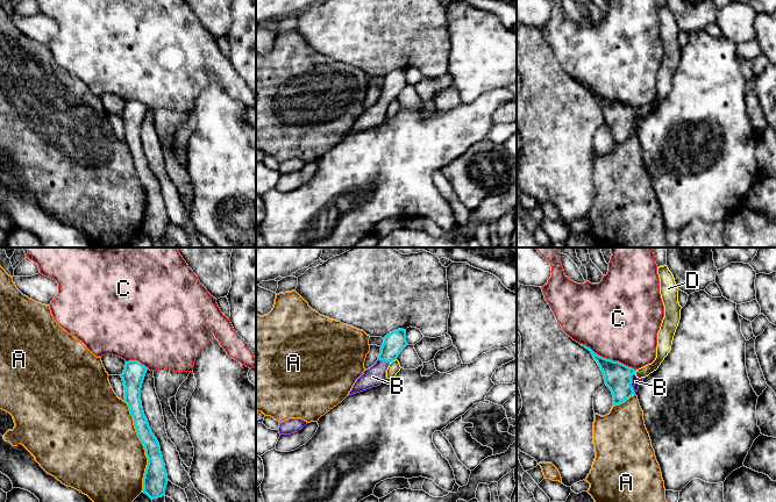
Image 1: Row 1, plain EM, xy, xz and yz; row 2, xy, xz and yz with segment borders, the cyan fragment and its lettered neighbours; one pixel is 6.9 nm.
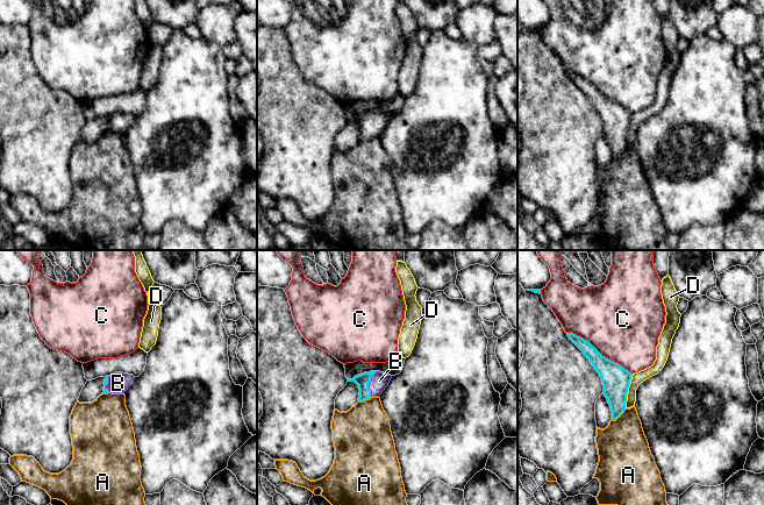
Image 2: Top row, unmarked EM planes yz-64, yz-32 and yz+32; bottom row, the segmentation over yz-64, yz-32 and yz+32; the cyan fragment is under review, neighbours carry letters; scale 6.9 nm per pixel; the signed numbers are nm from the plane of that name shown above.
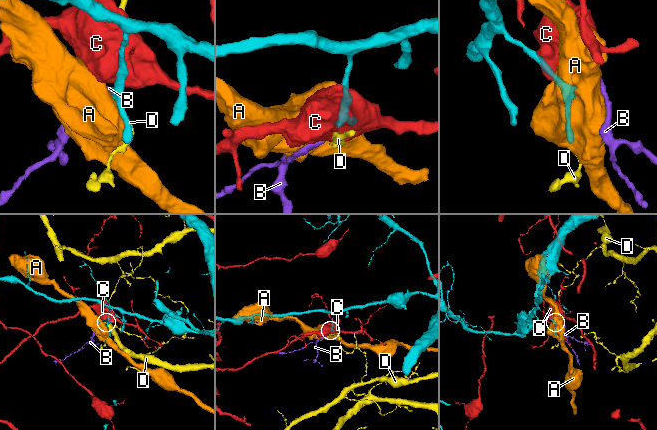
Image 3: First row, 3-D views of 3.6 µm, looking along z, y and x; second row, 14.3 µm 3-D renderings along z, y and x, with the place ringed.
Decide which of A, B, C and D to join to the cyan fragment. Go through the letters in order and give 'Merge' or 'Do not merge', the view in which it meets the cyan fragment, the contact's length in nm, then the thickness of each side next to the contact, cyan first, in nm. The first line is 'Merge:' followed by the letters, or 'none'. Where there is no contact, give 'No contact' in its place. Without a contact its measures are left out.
Merge: B
A: Do not merge. Touches cyan in xy. Shared border 650 nm. Thickness 160 nm (cyan) against 480 nm
B: Merge. Touches cyan in yz. Shared border 140 nm. Thickness 190 nm (cyan) against 60 nm
C: Do not merge. Touches cyan in yz. Shared border 420 nm. Thickness 190 nm (cyan) against 500 nm
D: Do not merge. Touches cyan in xz. Shared border 70 nm. Thickness 150 nm (cyan) against 80 nm

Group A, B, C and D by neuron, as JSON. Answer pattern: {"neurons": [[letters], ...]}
{"neurons": [["A"], ["B"], ["C"], ["D"]]}

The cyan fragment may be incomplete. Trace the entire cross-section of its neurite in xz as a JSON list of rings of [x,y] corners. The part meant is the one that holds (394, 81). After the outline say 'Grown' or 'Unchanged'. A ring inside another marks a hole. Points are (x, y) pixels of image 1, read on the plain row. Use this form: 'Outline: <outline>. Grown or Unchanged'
Outline: [[[404,69],[394,70],[383,79],[384,83],[380,87],[378,100],[356,120],[348,136],[379,126],[386,119],[389,105],[408,85],[406,81],[406,70]]]. Grown

